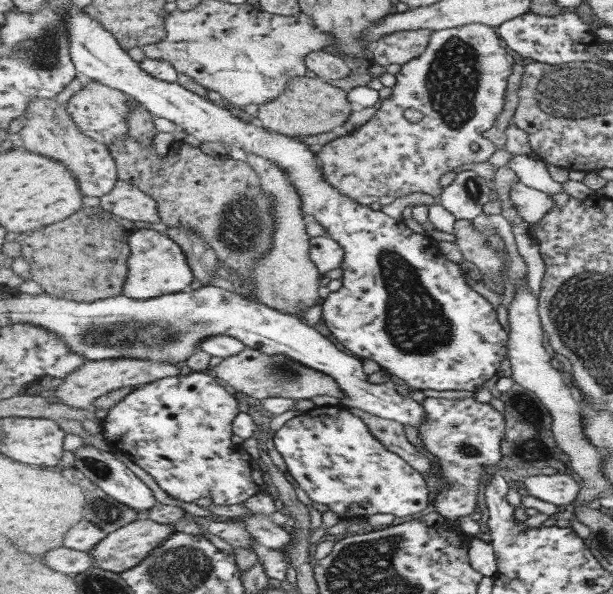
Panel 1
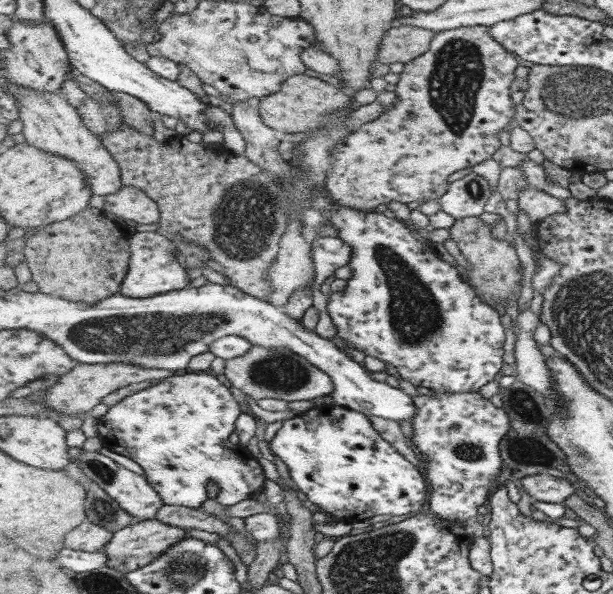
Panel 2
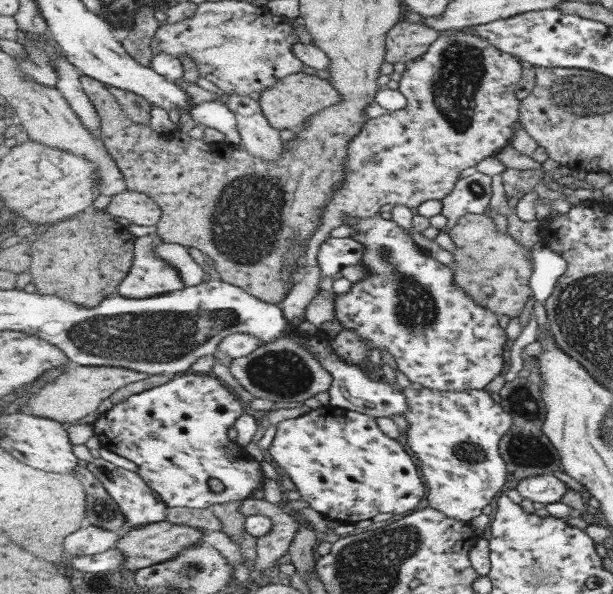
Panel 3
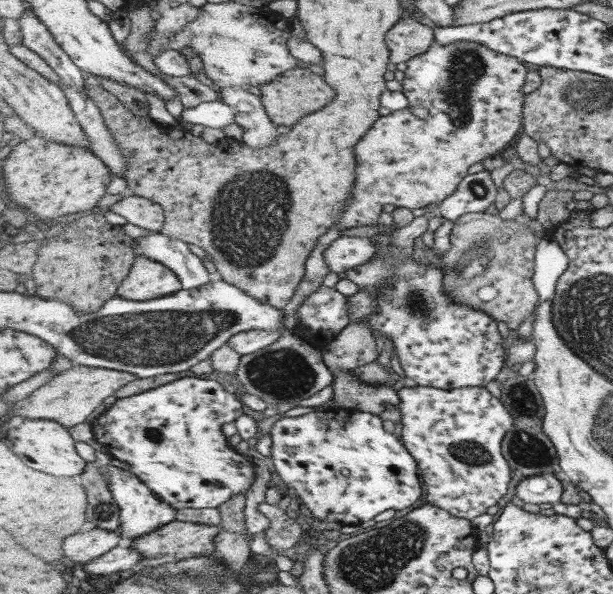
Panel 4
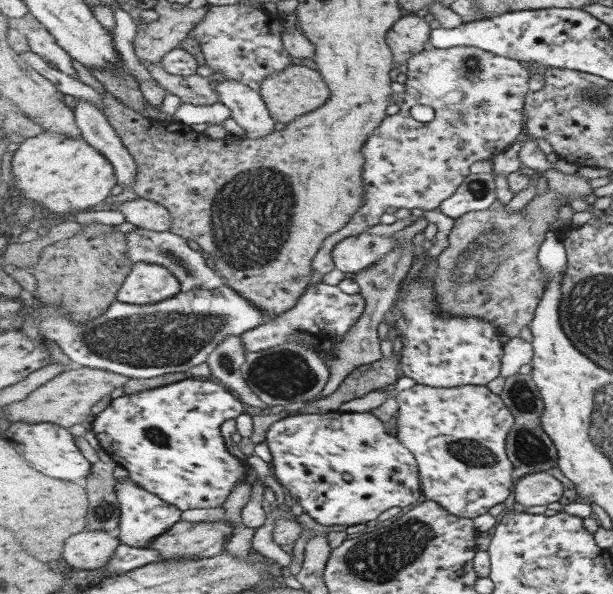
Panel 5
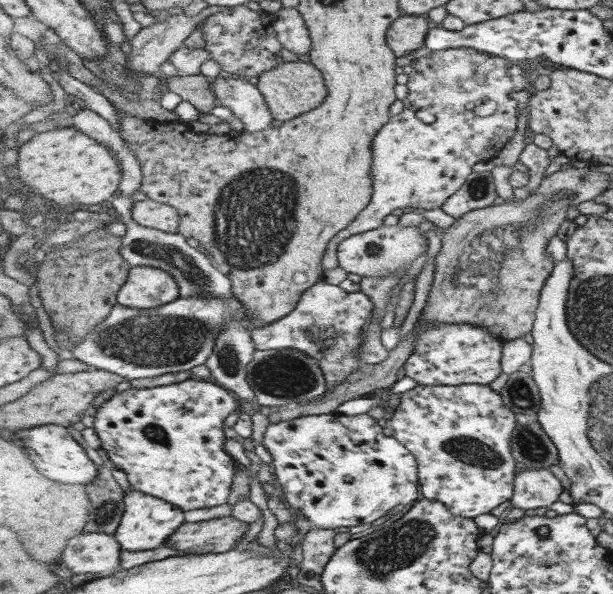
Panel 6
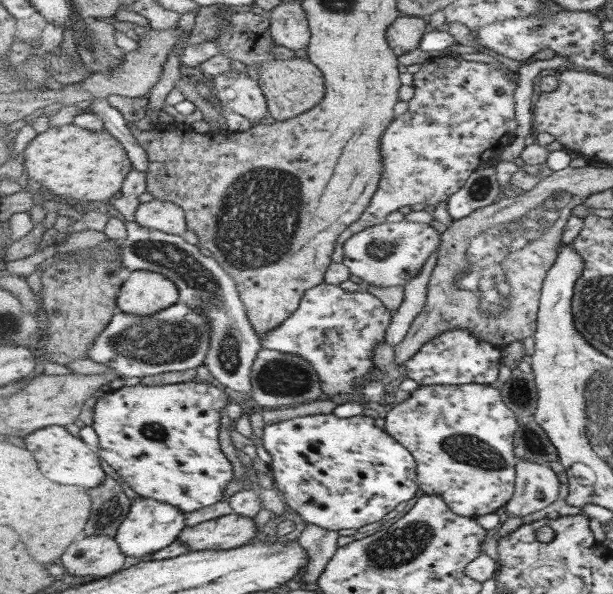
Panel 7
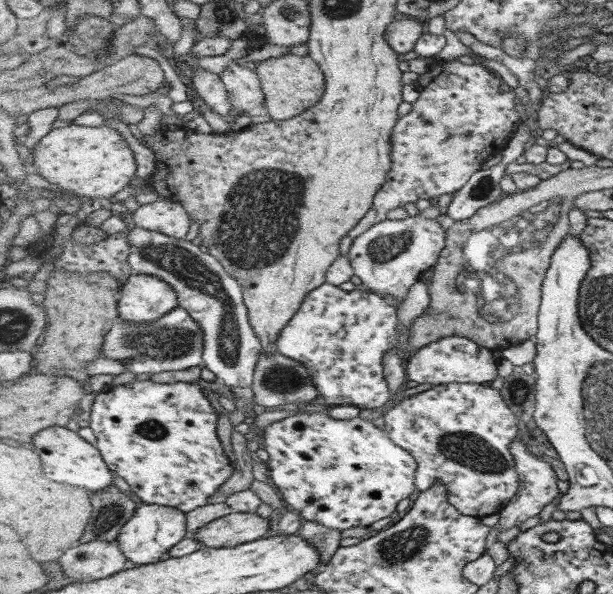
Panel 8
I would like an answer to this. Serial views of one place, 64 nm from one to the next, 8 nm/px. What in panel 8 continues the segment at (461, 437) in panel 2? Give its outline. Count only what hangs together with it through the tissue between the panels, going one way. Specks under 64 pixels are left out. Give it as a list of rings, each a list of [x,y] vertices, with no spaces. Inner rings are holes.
[[[489,384],[433,385],[426,391],[403,399],[383,417],[384,429],[390,437],[418,462],[416,485],[419,491],[429,490],[442,482],[446,486],[450,503],[457,510],[479,518],[501,513],[518,494],[521,479],[511,445],[522,433],[522,425],[514,409],[502,397],[501,390],[495,390]]]

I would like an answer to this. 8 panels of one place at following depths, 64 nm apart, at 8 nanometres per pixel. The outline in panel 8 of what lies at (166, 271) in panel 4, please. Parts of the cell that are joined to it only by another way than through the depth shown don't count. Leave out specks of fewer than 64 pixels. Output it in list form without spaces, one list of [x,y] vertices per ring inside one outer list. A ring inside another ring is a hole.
[[[136,274],[122,285],[118,308],[125,322],[139,324],[157,322],[179,306],[178,292],[171,283],[158,276]]]

